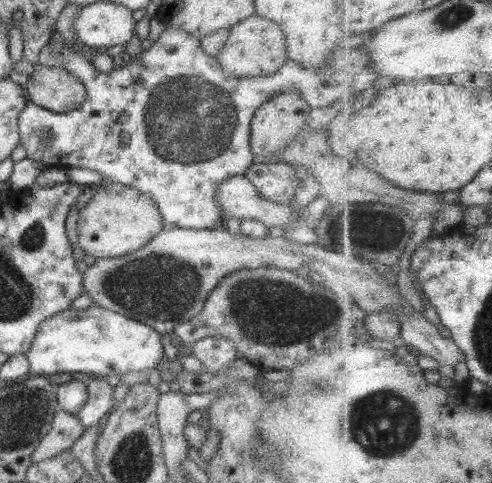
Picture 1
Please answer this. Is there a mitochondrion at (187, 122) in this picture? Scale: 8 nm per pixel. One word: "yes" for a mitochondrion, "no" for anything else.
yes

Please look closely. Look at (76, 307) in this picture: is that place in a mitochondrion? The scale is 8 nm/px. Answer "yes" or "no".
no

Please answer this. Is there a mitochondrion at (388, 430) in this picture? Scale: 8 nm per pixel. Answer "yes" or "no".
yes

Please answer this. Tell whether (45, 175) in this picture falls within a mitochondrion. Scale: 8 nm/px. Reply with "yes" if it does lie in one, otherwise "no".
no

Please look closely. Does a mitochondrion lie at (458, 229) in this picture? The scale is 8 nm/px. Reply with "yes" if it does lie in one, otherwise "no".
no

